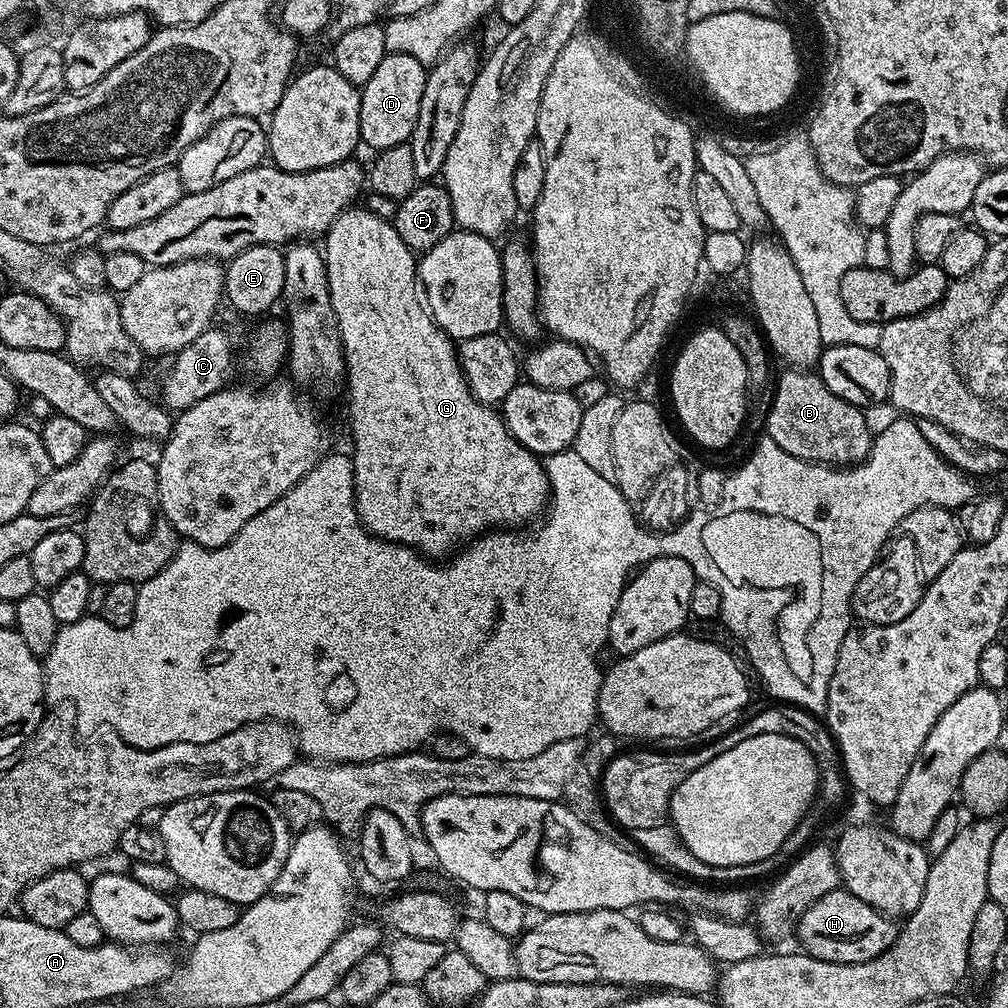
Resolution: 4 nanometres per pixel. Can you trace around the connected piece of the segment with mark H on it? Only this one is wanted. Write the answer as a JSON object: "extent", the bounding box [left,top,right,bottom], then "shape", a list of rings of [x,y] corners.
{"extent":[795,887,898,964],"shape":[[[839,887],[830,894],[822,894],[822,898],[818,898],[818,902],[814,902],[806,910],[806,914],[802,914],[802,918],[796,924],[795,935],[800,936],[799,947],[814,958],[839,964],[857,964],[858,962],[870,962],[870,958],[881,956],[896,940],[897,931],[898,924],[895,919],[884,916],[878,910],[874,910],[874,906],[862,902],[862,898]]]}

